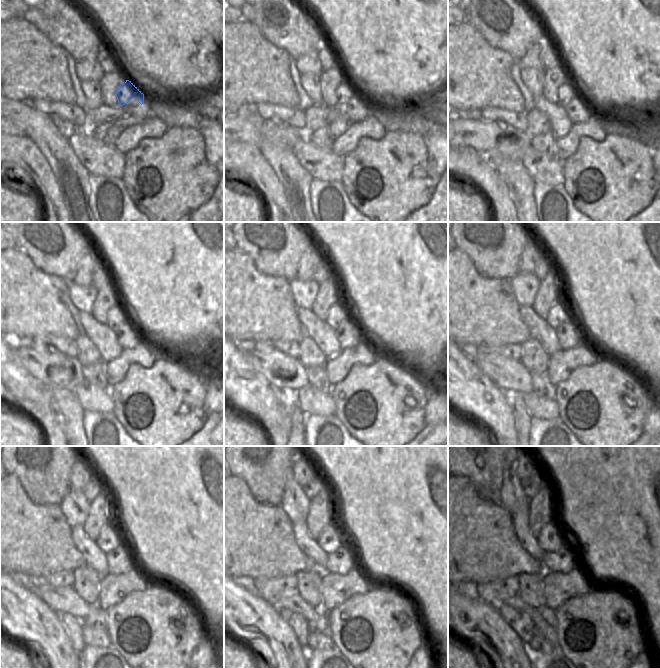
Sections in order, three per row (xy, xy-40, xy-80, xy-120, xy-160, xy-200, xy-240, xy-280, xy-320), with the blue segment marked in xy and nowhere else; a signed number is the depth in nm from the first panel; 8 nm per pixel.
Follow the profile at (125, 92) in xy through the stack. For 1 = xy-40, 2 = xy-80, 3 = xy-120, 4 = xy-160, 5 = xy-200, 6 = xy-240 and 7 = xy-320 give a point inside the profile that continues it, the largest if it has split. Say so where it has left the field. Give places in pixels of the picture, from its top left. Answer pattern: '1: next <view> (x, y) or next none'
1: next xy-40 (346, 91)
2: next xy-80 (568, 91)
3: next xy-120 (117, 315)
4: next xy-160 (337, 315)
5: next xy-200 (559, 313)
6: next xy-240 (108, 539)
7: next xy-320 (550, 539)

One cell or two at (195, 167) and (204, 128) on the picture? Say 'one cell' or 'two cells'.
two cells

